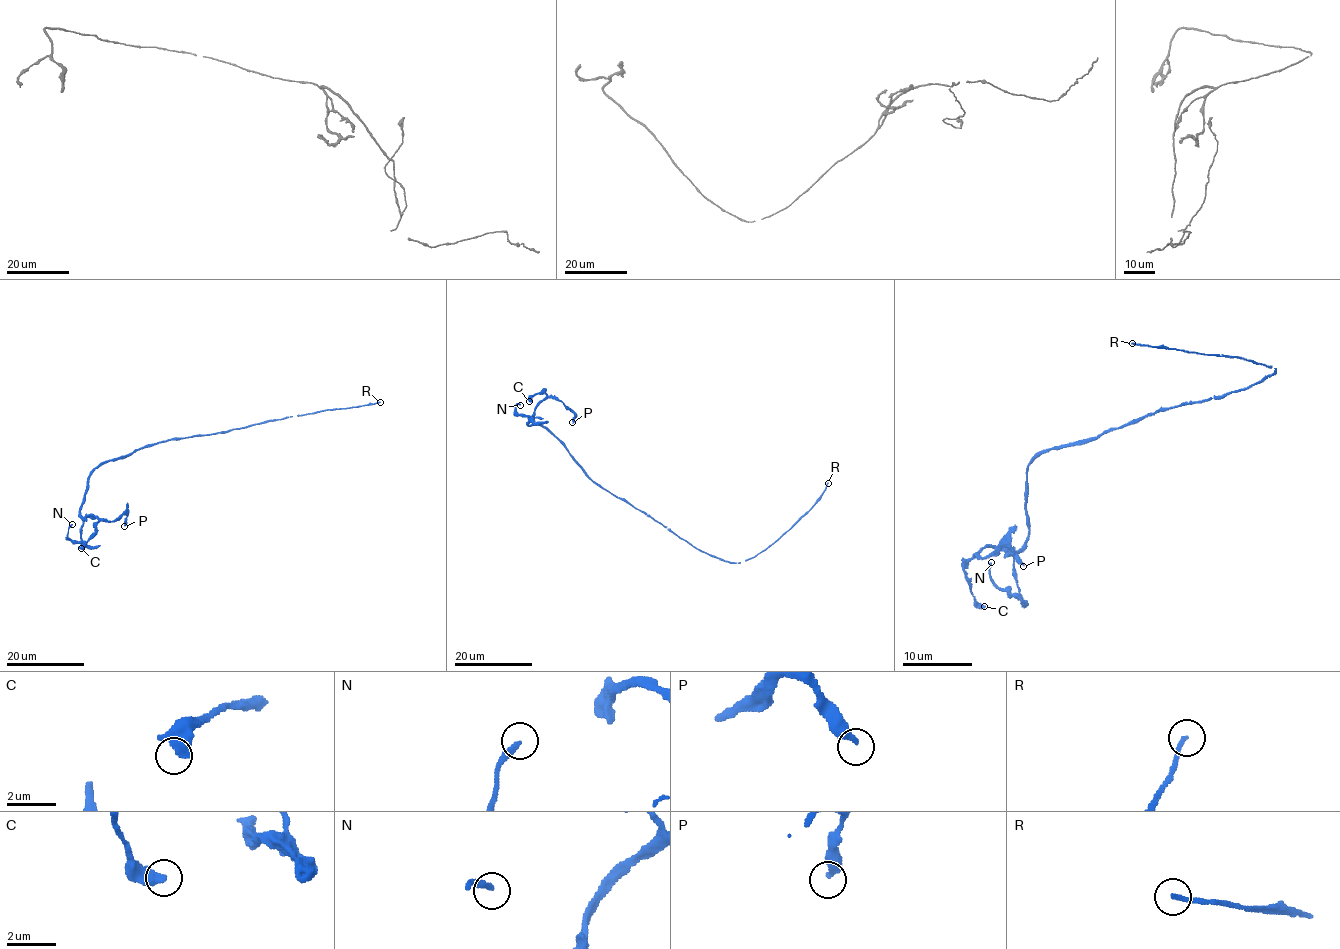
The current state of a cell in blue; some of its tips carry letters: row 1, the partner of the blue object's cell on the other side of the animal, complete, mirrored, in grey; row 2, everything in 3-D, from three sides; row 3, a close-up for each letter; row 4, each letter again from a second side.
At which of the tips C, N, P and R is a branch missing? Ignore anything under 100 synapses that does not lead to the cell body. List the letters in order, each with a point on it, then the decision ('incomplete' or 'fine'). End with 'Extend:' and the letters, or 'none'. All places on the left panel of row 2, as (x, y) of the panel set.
C: at (81, 548); fine
N: at (72, 524); fine
P: at (124, 526); fine
R: at (380, 402); incomplete
Extend: R

